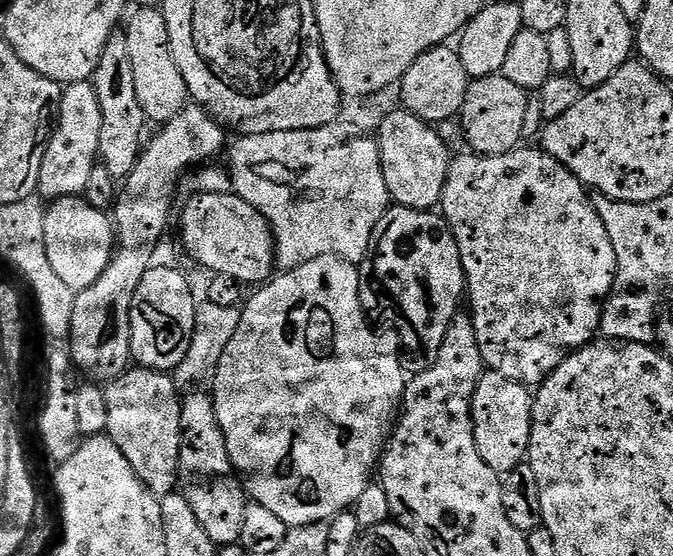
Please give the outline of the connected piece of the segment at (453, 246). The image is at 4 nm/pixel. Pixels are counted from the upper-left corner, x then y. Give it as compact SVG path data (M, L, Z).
M389 207L387 214L378 222L374 243L359 269L360 301L365 313L373 321L381 320L384 323L381 325L395 332L400 339L400 364L405 373L415 374L426 370L434 358L438 358L438 350L442 350L442 338L446 338L450 322L461 311L460 300L462 304L466 296L464 267L458 254L458 242L443 215L436 210L423 212L413 208Z

